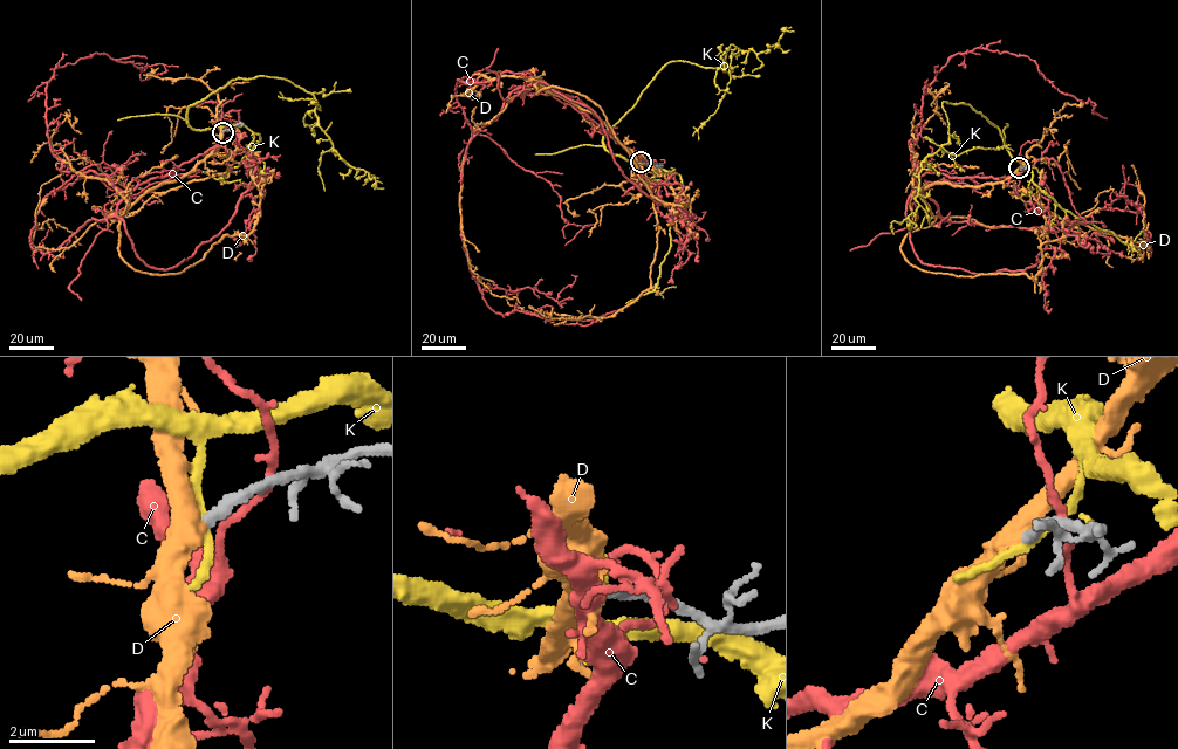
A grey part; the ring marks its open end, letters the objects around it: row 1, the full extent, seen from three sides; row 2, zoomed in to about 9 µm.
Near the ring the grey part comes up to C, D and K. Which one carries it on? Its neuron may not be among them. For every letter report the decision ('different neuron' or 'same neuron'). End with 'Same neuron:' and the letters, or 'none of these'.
C: different neuron
D: same neuron
K: different neuron
Same neuron: D

